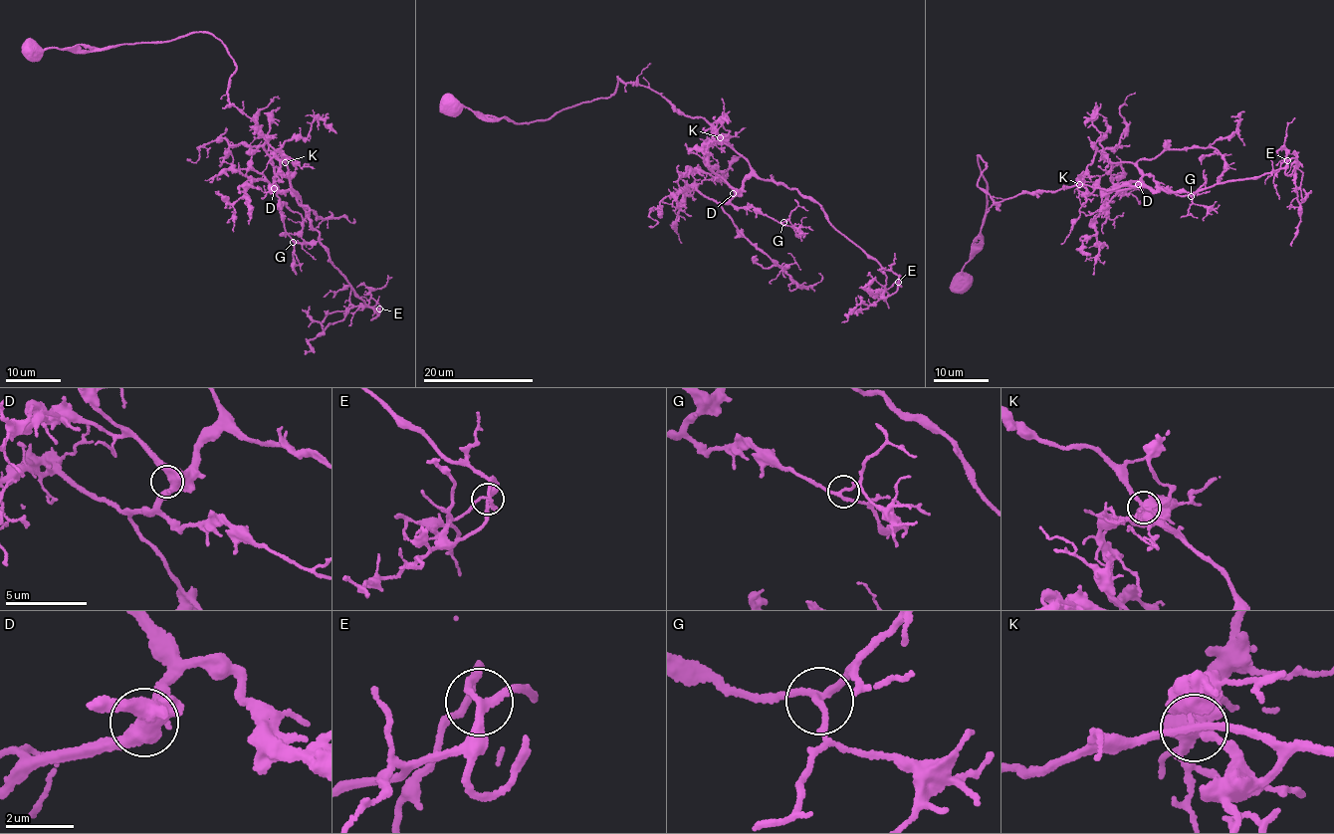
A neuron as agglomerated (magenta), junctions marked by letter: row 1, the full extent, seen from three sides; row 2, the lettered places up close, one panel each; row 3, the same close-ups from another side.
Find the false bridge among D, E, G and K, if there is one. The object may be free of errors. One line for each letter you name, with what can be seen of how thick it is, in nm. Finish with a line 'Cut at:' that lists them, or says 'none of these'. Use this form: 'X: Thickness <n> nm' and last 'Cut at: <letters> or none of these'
Cut at: none of these

